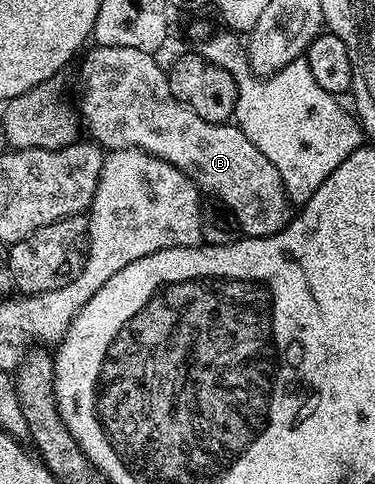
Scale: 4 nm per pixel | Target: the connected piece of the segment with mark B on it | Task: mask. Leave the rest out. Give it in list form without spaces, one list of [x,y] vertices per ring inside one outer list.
[[[96,45],[92,47],[92,50],[90,49],[83,54],[83,57],[85,56],[84,66],[80,69],[80,81],[84,86],[80,89],[78,113],[82,118],[83,124],[86,126],[87,132],[88,129],[92,132],[89,133],[91,140],[108,151],[113,149],[144,149],[147,153],[155,155],[155,157],[166,159],[174,167],[181,169],[191,181],[196,182],[197,186],[205,194],[211,195],[215,200],[223,201],[226,208],[236,217],[236,224],[241,234],[249,237],[269,237],[288,224],[290,218],[293,216],[294,209],[284,190],[282,175],[278,171],[278,167],[274,167],[274,163],[270,163],[270,159],[266,159],[266,155],[262,155],[262,151],[258,151],[258,147],[254,147],[254,143],[250,143],[250,139],[246,139],[246,135],[237,125],[234,123],[225,123],[222,125],[206,123],[206,119],[194,115],[194,111],[190,111],[190,107],[178,103],[178,99],[174,99],[174,95],[170,91],[170,83],[168,82],[168,74],[165,66],[160,66],[155,61],[157,58],[153,54],[147,53],[146,51],[134,51],[134,47],[102,47],[101,45]]]

